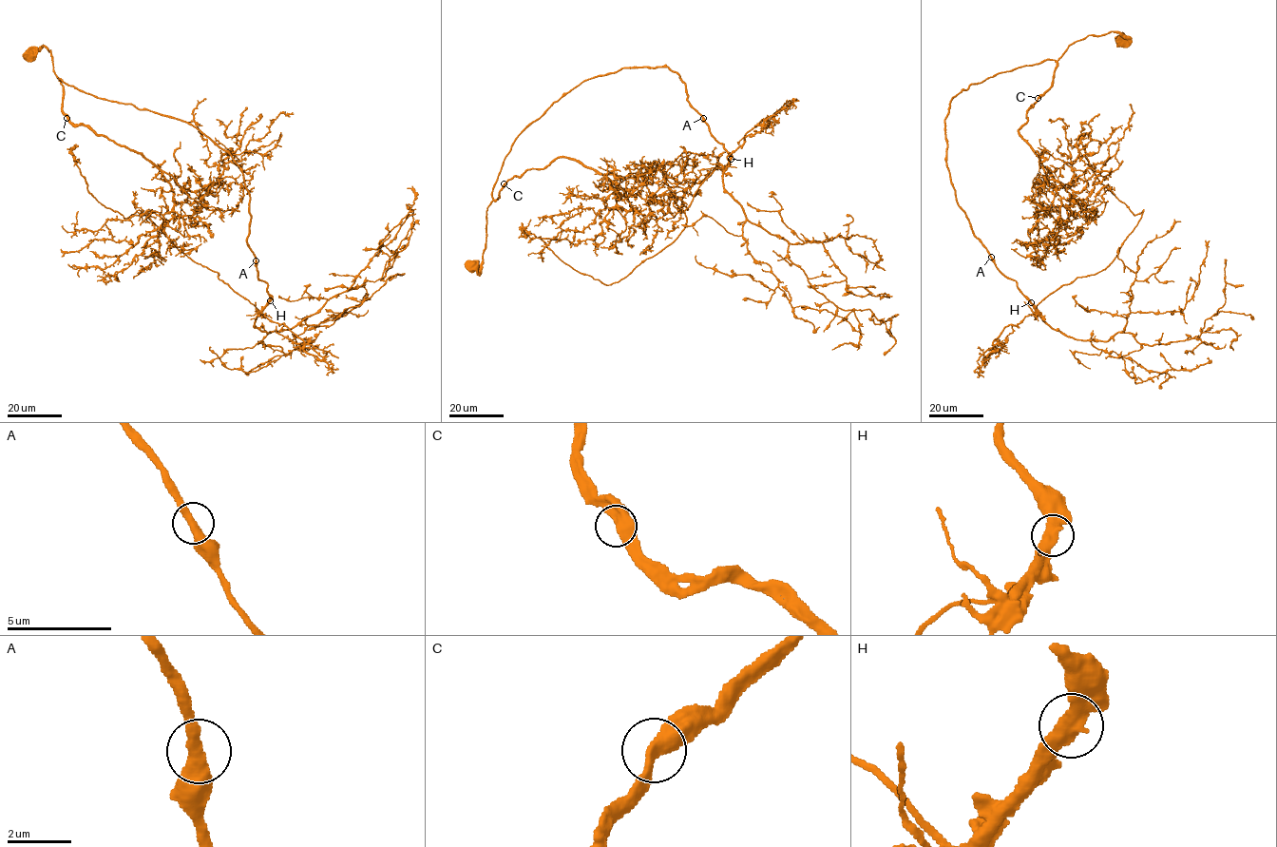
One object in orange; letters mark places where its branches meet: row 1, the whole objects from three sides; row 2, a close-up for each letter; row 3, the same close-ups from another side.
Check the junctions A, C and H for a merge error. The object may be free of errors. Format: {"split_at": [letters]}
{"split_at": ["H"]}

